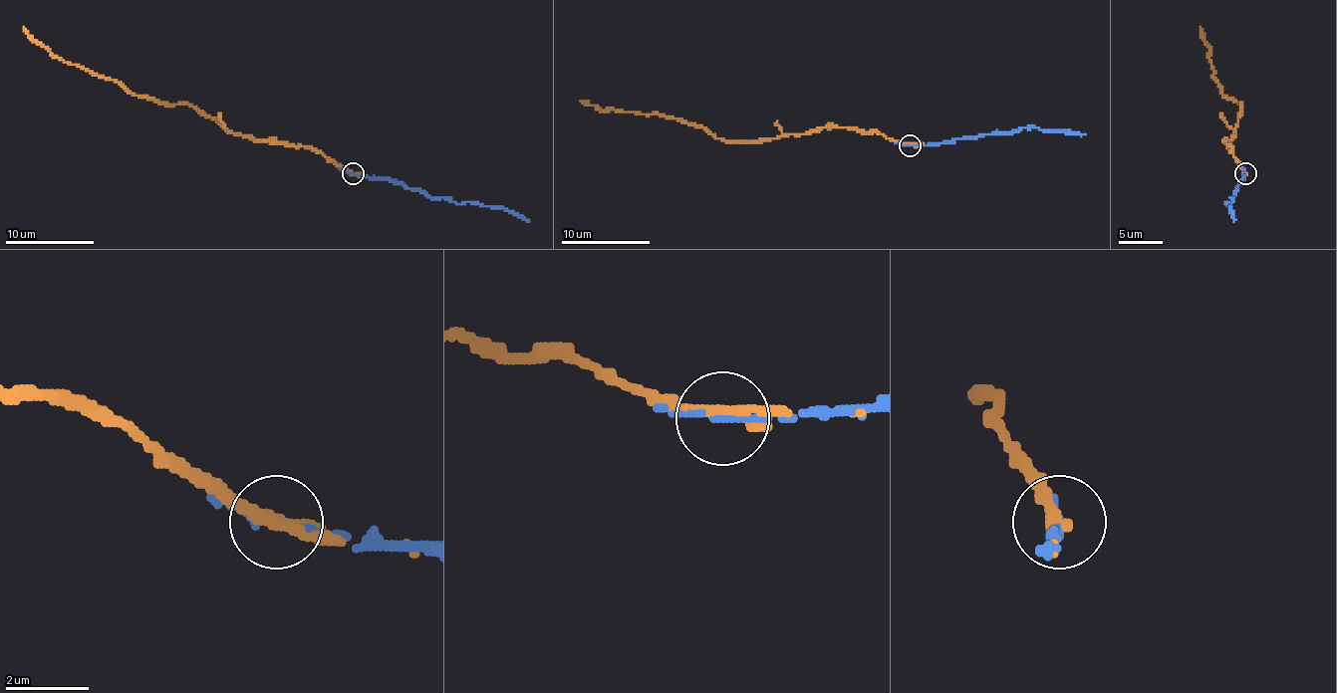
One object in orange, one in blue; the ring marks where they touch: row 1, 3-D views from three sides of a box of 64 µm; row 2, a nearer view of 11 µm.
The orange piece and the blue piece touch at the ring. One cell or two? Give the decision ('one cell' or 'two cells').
one cell

